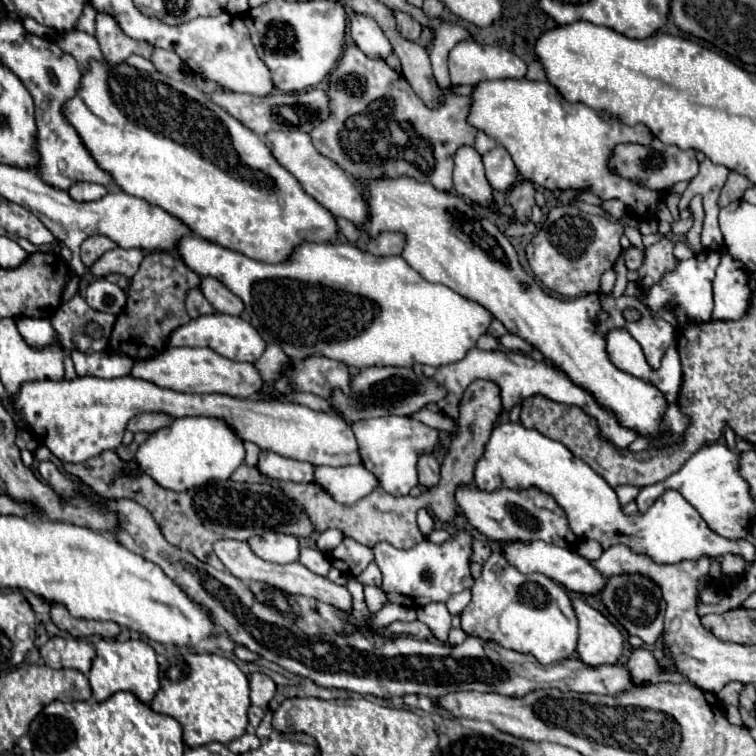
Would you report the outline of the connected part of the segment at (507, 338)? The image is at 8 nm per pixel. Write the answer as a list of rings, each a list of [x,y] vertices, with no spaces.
[[[508,333],[499,339],[500,345],[509,351],[519,351],[530,355],[533,347],[515,334]]]

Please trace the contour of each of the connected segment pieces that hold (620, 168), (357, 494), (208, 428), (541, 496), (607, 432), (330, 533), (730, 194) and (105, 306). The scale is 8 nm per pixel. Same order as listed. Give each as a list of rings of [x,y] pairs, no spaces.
[[[652,138],[652,144],[626,144],[626,152],[622,152],[624,146],[618,146],[610,158],[608,166],[614,174],[628,178],[636,184],[642,184],[648,190],[670,190],[680,180],[692,180],[698,172],[698,160],[694,150],[680,150],[676,146],[664,144],[658,138]]]
[[[318,466],[314,470],[314,482],[320,484],[334,500],[342,504],[354,504],[370,494],[378,480],[364,466]]]
[[[176,418],[170,428],[156,430],[136,452],[138,472],[150,474],[162,488],[190,490],[210,480],[228,480],[244,462],[242,440],[218,418]]]
[[[460,484],[454,492],[456,504],[460,512],[468,518],[468,522],[482,532],[484,536],[496,540],[496,542],[506,542],[506,540],[544,540],[552,542],[562,548],[576,548],[578,538],[570,532],[568,520],[564,510],[548,496],[546,492],[540,492],[540,488],[522,488],[522,490],[512,490],[512,488],[498,488],[498,490],[480,490],[474,484]]]
[[[472,348],[472,350],[470,350],[460,362],[456,362],[456,364],[438,366],[438,368],[420,366],[420,370],[422,370],[424,376],[436,380],[436,384],[444,384],[444,388],[448,388],[448,396],[446,396],[444,400],[440,400],[438,408],[440,408],[444,414],[448,414],[450,418],[454,418],[454,420],[458,418],[458,402],[460,402],[464,390],[468,388],[468,384],[474,382],[474,380],[478,380],[478,378],[484,378],[484,380],[492,380],[492,382],[496,382],[496,384],[500,386],[500,390],[502,390],[502,404],[504,404],[504,408],[508,408],[508,410],[510,410],[514,404],[518,404],[518,402],[522,402],[522,400],[526,400],[526,398],[530,398],[530,396],[538,396],[538,394],[540,394],[540,396],[546,396],[546,398],[552,400],[552,402],[574,404],[574,406],[582,408],[586,414],[594,416],[594,418],[598,420],[598,424],[600,424],[602,436],[604,436],[608,442],[612,442],[612,444],[616,444],[616,446],[620,446],[620,448],[630,446],[630,444],[640,436],[638,432],[634,432],[634,430],[630,430],[630,428],[624,428],[624,426],[616,420],[616,416],[614,416],[612,412],[608,412],[604,406],[600,406],[600,404],[596,402],[596,398],[594,398],[588,390],[580,388],[578,384],[572,384],[572,380],[570,380],[560,368],[552,366],[552,364],[546,362],[546,360],[540,360],[540,362],[538,362],[538,360],[534,360],[534,358],[530,358],[530,356],[524,356],[524,354],[518,354],[518,352],[500,352],[500,350],[484,352],[484,350],[480,350],[480,348]]]
[[[324,530],[318,534],[316,538],[316,548],[322,552],[322,554],[328,554],[332,552],[332,548],[336,548],[340,542],[344,540],[344,534],[340,530]]]
[[[730,172],[726,184],[724,184],[722,192],[720,192],[718,204],[720,204],[720,206],[728,206],[730,202],[740,200],[742,194],[744,194],[744,190],[750,188],[750,186],[752,186],[752,182],[750,182],[746,176],[740,176],[738,172]]]
[[[98,278],[86,288],[86,302],[90,308],[108,314],[120,314],[126,306],[126,294],[116,284]]]

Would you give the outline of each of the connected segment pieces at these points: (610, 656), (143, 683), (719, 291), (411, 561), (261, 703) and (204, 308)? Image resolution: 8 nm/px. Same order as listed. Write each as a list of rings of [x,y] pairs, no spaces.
[[[574,598],[572,606],[578,616],[578,658],[588,666],[616,664],[624,644],[620,630],[584,600]]]
[[[98,640],[96,658],[92,662],[92,670],[88,674],[92,695],[98,702],[106,700],[114,692],[128,690],[136,694],[144,704],[150,704],[158,692],[158,662],[154,648],[144,640]]]
[[[724,252],[714,278],[714,310],[712,320],[740,320],[750,302],[748,268],[740,260]]]
[[[460,532],[446,544],[432,544],[422,540],[410,550],[398,550],[388,542],[378,542],[374,548],[374,562],[382,572],[382,590],[388,600],[406,608],[420,608],[430,602],[446,602],[452,594],[458,594],[472,586],[470,576],[470,554],[472,554],[472,536]]]
[[[256,672],[250,678],[250,700],[254,706],[268,708],[268,702],[274,698],[274,692],[276,692],[276,684],[266,674]]]
[[[192,288],[192,292],[188,292],[188,296],[186,296],[186,310],[188,310],[190,318],[202,316],[202,314],[214,314],[216,312],[212,308],[212,304],[202,296],[202,292],[198,288]]]

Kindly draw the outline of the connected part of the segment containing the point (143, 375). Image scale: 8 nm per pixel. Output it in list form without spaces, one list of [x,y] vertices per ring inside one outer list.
[[[166,348],[164,352],[160,352],[160,356],[152,356],[152,360],[136,360],[130,376],[154,382],[160,388],[176,392],[196,392],[196,394],[218,392],[236,398],[252,398],[262,388],[262,378],[256,372],[254,364],[232,362],[216,354],[212,348]]]

